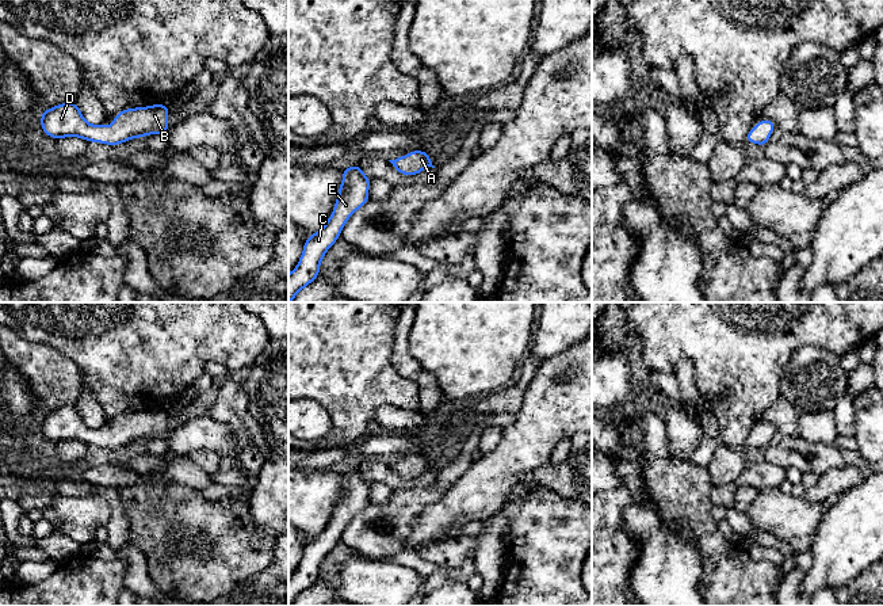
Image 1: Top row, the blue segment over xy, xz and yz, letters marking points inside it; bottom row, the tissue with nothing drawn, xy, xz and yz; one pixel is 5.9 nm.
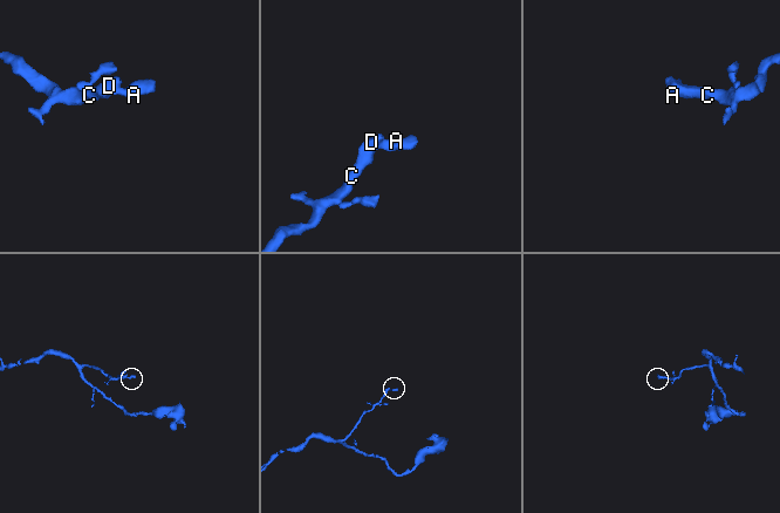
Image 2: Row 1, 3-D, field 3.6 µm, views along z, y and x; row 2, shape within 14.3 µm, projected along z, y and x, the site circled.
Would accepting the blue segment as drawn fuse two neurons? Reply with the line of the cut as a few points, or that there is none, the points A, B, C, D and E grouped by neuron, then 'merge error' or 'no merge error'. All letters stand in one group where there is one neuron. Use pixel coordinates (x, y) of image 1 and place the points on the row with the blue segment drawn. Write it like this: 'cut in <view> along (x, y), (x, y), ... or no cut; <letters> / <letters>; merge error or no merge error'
no cut; A B C D E; no merge error

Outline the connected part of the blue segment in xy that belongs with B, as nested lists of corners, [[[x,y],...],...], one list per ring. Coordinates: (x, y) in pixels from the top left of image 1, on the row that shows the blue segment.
[[[66,102],[41,114],[43,133],[54,140],[79,137],[91,142],[119,145],[149,134],[167,134],[169,107],[153,104],[121,110],[111,126],[89,125],[76,102]]]

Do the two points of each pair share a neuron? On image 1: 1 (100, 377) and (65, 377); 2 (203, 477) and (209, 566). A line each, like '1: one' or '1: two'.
1: two
2: two

